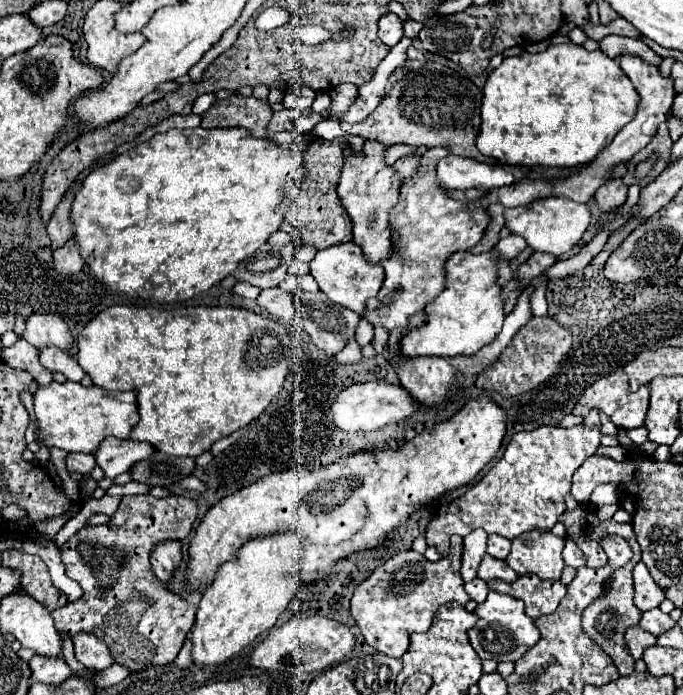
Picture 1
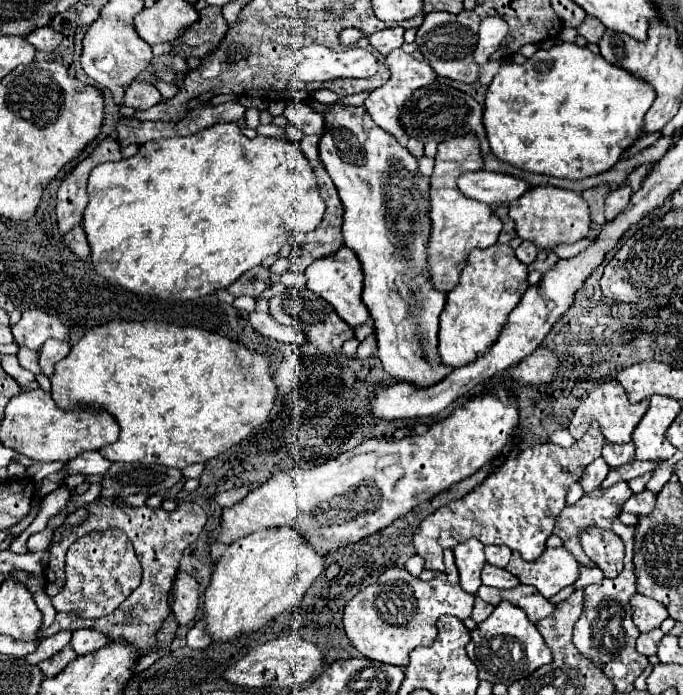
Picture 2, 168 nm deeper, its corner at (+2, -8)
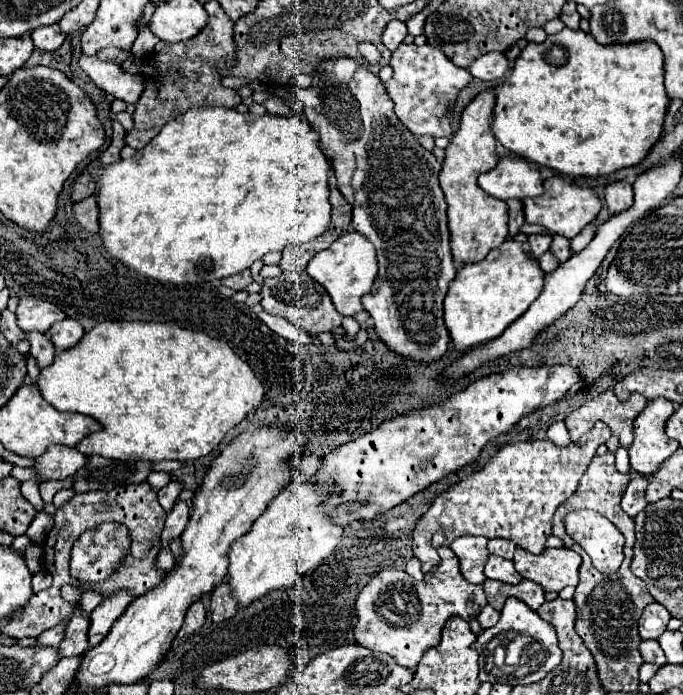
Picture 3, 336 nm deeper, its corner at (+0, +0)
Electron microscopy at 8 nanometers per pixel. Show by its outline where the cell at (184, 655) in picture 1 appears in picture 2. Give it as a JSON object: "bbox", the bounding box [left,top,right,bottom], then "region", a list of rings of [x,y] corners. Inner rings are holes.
{"bbox":[186,620,210,650],"region":[[[200,620],[192,626],[192,630],[186,634],[186,642],[188,642],[188,648],[192,648],[192,650],[202,650],[210,644],[210,638],[204,630],[204,620]]]}

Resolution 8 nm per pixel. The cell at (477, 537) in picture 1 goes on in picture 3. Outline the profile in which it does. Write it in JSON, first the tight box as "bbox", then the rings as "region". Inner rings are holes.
{"bbox":[450,536,488,584],"region":[[[462,536],[456,538],[450,548],[460,560],[462,576],[472,584],[484,584],[484,564],[488,560],[488,540],[482,536]]]}

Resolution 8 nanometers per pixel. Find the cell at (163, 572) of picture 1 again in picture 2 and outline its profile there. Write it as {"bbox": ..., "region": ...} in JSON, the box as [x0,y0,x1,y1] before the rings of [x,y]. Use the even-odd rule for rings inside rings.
{"bbox":[172,570,198,624],"region":[[[178,570],[172,582],[172,612],[178,624],[194,620],[198,610],[198,582],[184,570]]]}

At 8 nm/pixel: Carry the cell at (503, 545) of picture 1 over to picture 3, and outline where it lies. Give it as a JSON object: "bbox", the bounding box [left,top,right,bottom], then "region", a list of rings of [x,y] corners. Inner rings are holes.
{"bbox":[488,538,516,560],"region":[[[494,538],[494,540],[488,542],[488,550],[490,550],[490,554],[496,554],[496,556],[512,560],[516,544],[510,542],[510,540],[504,540],[504,538]]]}

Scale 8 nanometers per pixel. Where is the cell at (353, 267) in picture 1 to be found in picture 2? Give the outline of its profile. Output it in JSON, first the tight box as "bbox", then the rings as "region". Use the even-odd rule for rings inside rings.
{"bbox":[306,246,370,328],"region":[[[342,246],[338,252],[334,252],[332,256],[326,256],[326,258],[318,258],[312,262],[312,266],[306,270],[306,278],[308,278],[308,288],[318,294],[320,298],[324,298],[326,302],[330,302],[336,310],[336,314],[340,318],[344,318],[352,328],[360,326],[360,324],[366,324],[370,320],[370,312],[366,308],[366,304],[362,302],[362,266],[356,258],[356,254]]]}

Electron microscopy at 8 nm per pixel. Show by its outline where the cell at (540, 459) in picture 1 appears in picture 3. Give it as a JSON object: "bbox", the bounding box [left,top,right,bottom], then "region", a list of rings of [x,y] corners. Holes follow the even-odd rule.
{"bbox":[412,422,610,572],"region":[[[596,422],[594,428],[576,444],[556,446],[550,440],[528,440],[514,442],[498,450],[498,454],[480,472],[470,474],[468,480],[464,478],[436,496],[428,512],[418,520],[412,534],[412,550],[422,562],[422,572],[430,572],[440,562],[438,542],[450,546],[454,538],[466,534],[508,538],[520,548],[540,554],[552,534],[552,516],[556,508],[576,492],[596,448],[610,436],[610,428],[604,422]]]}

